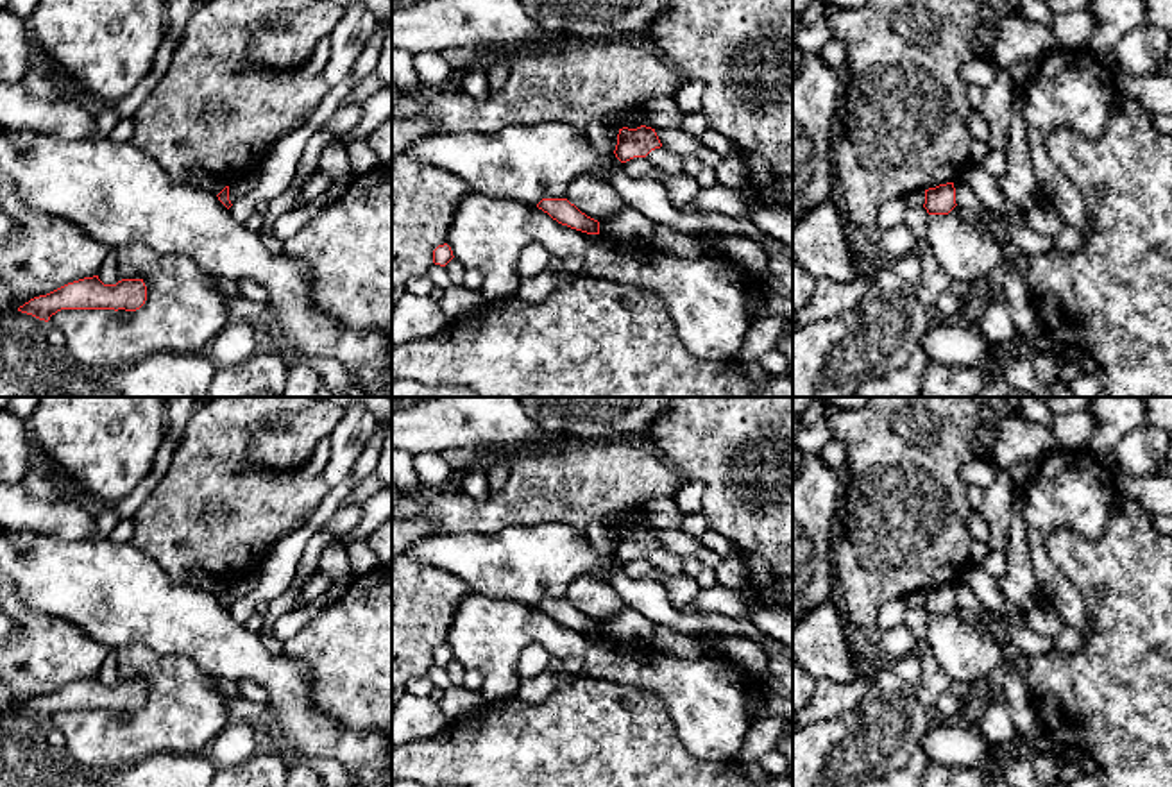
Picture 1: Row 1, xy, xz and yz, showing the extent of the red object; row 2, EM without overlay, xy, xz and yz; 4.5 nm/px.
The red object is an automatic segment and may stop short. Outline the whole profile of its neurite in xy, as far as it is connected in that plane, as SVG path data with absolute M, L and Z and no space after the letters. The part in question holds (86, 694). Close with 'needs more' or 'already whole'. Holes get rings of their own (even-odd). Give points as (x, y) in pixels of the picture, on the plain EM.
M98 676L68 683L47 696L39 696L18 708L18 712L48 723L61 710L125 710L136 712L147 701L143 680L122 680L104 685Z | already whole

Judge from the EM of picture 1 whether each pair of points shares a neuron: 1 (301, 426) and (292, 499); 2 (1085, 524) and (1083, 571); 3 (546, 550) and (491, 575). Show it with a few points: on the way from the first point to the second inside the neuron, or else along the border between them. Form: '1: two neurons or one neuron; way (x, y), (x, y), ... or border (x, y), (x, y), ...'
1: two neurons; border (256, 460), (267, 465), (305, 462)
2: two neurons; border (1112, 507), (1095, 539), (1049, 533), (1061, 575)
3: one neuron; way (532, 562), (505, 575)

